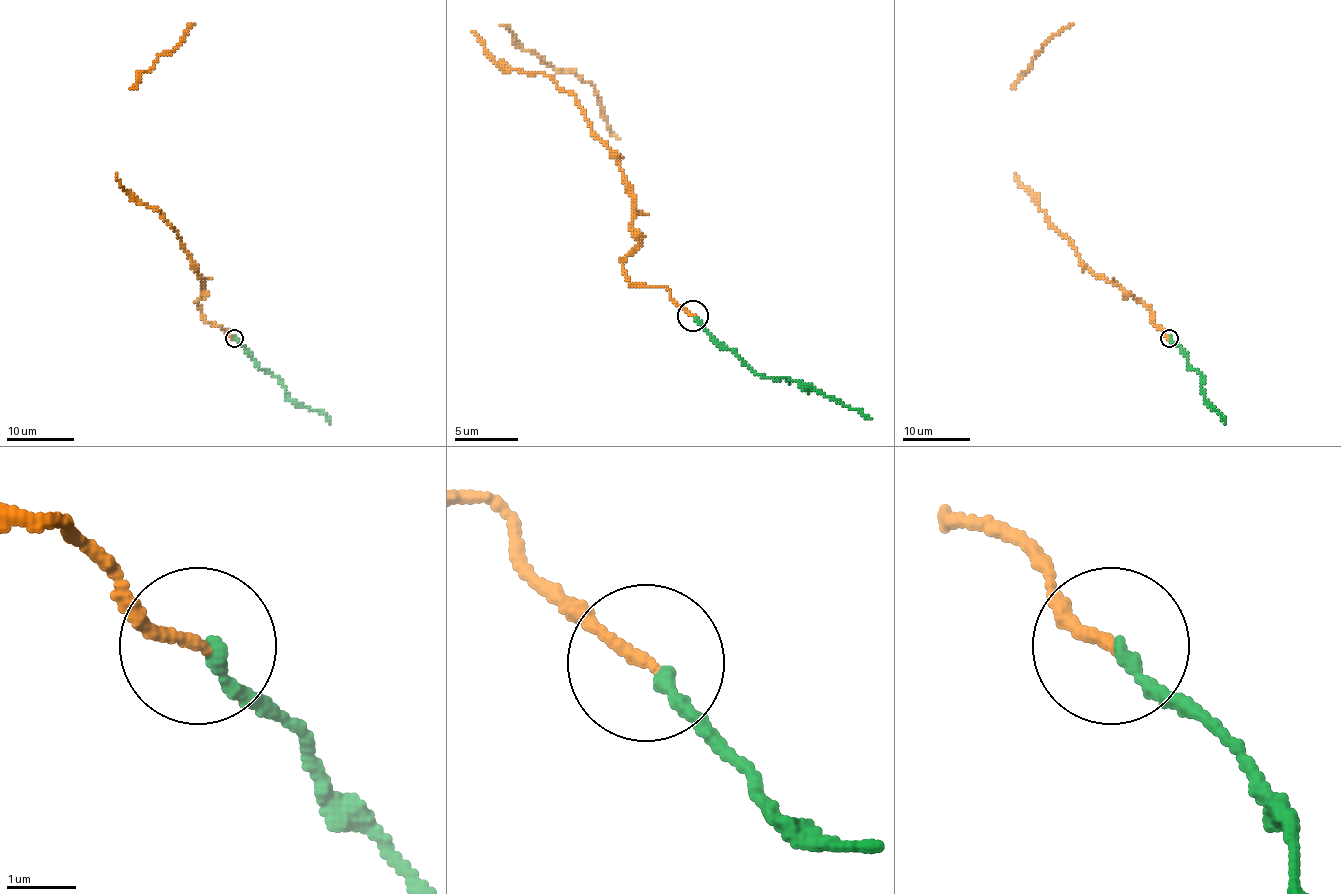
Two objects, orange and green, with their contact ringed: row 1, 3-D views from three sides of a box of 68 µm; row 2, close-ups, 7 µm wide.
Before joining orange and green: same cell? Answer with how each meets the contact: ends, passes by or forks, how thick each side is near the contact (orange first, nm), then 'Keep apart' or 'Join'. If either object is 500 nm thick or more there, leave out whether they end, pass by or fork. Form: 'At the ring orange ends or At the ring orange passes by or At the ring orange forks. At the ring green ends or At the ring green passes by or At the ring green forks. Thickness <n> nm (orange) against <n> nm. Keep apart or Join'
At the ring orange ends. At the ring green ends. Thickness 160 nm (orange) against 200 nm. Join

